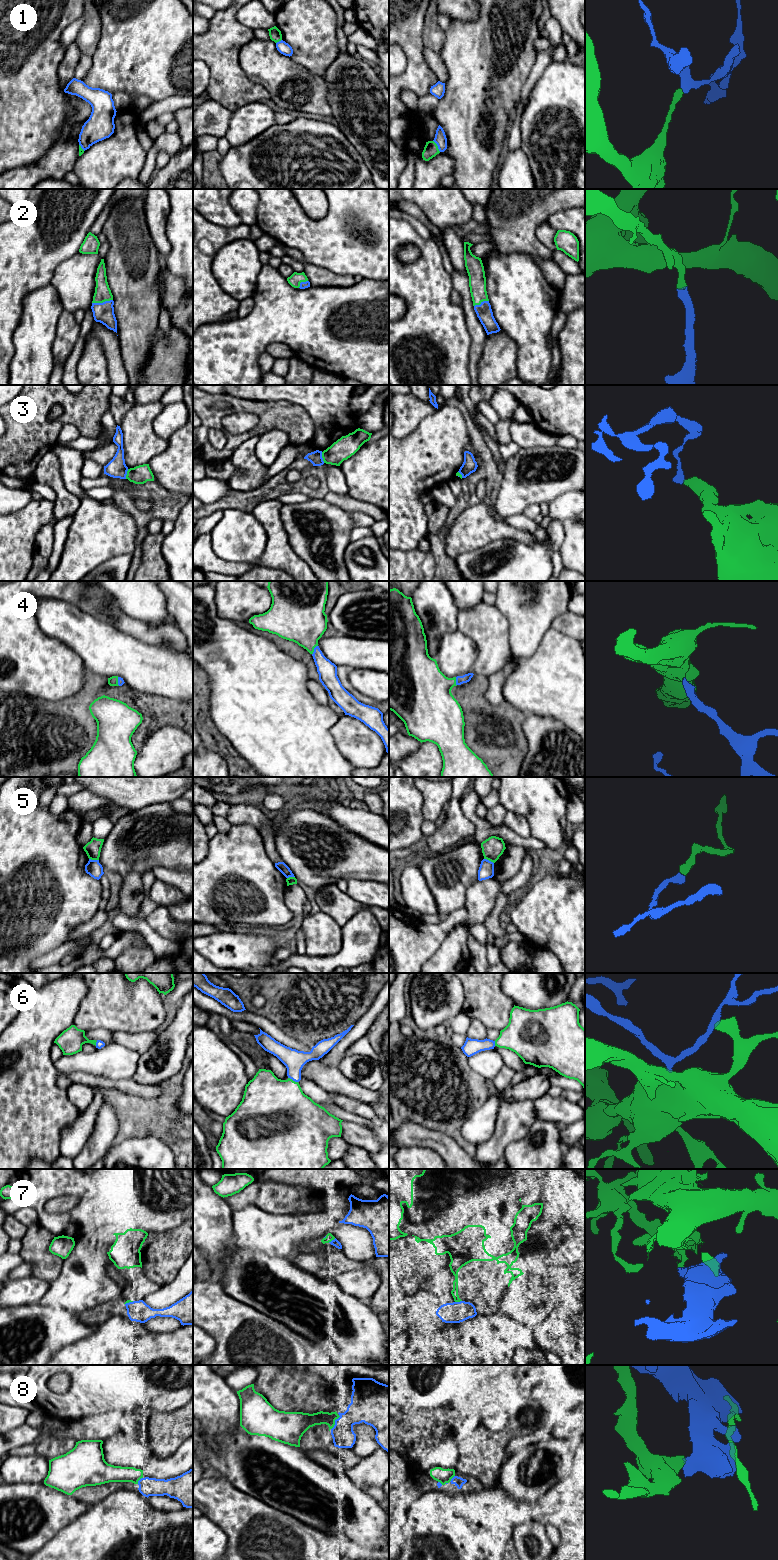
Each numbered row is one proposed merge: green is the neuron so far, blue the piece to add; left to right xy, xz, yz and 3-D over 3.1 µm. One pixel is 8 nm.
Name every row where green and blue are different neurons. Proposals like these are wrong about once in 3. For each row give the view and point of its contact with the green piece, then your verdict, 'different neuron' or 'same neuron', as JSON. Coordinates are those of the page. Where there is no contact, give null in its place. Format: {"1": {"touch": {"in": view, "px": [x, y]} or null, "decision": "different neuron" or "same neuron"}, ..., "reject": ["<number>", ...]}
{"1": {"touch": {"in": "yz", "px": [437, 146]}, "decision": "different neuron"}, "2": {"touch": {"in": "xy", "px": [102, 302]}, "decision": "same neuron"}, "3": {"touch": {"in": "xz", "px": [322, 457]}, "decision": "different neuron"}, "4": {"touch": {"in": "xz", "px": [313, 650]}, "decision": "same neuron"}, "5": {"touch": {"in": "xy", "px": [94, 859]}, "decision": "different neuron"}, "6": {"touch": {"in": "xz", "px": [292, 1080]}, "decision": "same neuron"}, "7": {"touch": {"in": "xz", "px": [331, 1240]}, "decision": "different neuron"}, "8": {"touch": {"in": "xz", "px": [334, 1422]}, "decision": "different neuron"}, "reject": ["1", "3", "5", "7", "8"]}

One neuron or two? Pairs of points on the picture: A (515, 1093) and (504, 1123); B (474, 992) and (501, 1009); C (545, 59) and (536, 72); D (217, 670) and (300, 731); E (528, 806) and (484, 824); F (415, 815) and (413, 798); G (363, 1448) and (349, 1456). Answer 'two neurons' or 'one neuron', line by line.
A: two neurons
B: one neuron
C: one neuron
D: one neuron
E: two neurons
F: one neuron
G: two neurons

